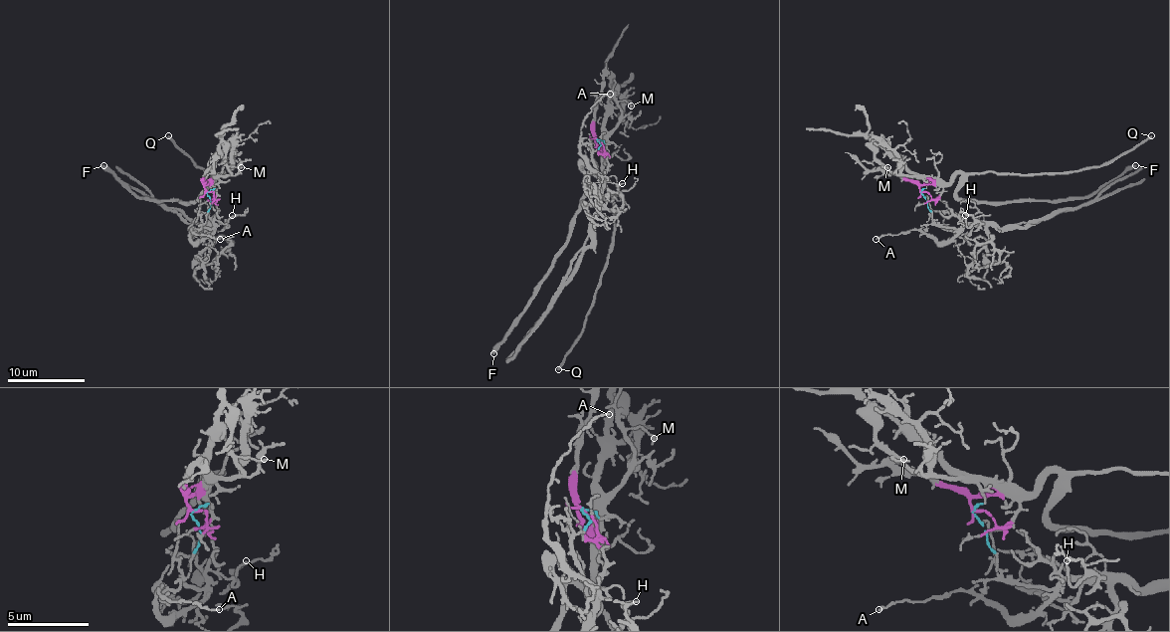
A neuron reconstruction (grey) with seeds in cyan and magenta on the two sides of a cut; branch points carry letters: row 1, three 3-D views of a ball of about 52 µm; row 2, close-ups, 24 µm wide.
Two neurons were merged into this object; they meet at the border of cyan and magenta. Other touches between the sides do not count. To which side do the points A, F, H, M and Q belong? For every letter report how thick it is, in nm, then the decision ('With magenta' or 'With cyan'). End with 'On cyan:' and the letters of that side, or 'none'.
A: Thickness 90 nm. With cyan
F: Thickness 360 nm. With magenta
H: Thickness 110 nm. With cyan
M: Thickness 120 nm. With magenta
Q: Thickness 200 nm. With magenta
On cyan: A, H

